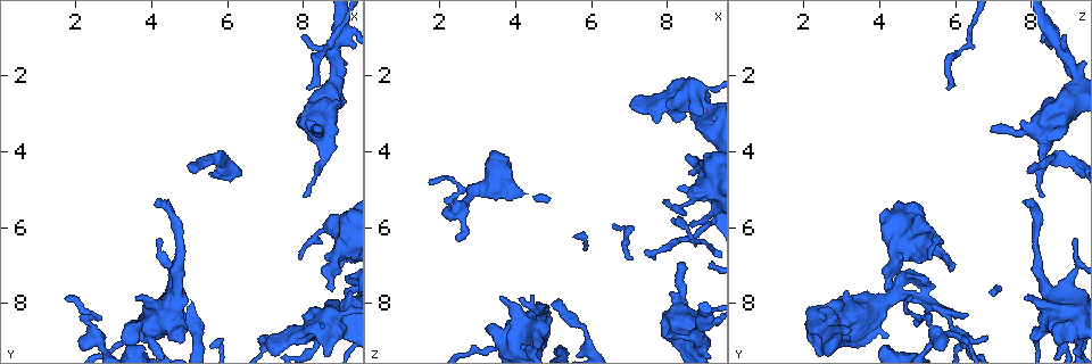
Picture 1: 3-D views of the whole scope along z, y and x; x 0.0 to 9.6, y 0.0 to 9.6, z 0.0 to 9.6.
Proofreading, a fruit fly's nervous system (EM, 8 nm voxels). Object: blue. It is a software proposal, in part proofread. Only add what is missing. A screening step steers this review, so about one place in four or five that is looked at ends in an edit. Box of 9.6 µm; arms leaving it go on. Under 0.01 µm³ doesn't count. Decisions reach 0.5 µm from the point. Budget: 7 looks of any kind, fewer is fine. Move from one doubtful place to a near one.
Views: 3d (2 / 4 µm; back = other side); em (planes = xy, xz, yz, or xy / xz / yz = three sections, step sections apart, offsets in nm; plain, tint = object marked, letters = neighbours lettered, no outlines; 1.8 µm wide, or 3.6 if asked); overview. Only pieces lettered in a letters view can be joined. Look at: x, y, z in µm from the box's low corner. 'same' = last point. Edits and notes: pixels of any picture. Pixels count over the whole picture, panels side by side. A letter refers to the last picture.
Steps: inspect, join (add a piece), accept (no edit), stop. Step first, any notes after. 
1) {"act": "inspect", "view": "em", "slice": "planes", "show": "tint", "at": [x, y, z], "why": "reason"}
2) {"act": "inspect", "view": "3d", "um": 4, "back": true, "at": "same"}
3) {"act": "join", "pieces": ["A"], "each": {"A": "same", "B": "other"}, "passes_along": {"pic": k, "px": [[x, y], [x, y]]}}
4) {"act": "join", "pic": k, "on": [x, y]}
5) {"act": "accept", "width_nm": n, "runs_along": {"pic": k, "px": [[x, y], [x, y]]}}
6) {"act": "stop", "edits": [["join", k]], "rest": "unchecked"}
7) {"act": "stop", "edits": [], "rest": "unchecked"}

{"act": "inspect", "view": "em", "slice": "planes", "show": "letters", "at": [8.40, 3.50, 7.70], "why": "thick turns thin"}

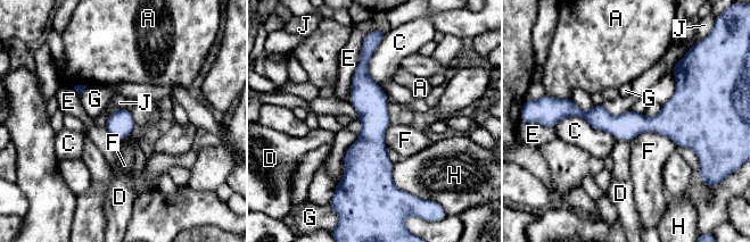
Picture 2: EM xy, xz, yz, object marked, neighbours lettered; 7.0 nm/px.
{"act": "accept", "each": {"A": "other", "C": "other", "D": "other", "E": "other", "F": "other", "G": "other", "H": "other", "J": "other"}, "found": "no lettered piece goes on from it"}

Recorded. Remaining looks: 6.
{"act": "inspect", "view": "em", "slice": "planes", "show": "plain", "at": [5.10, 4.55, 7.90], "why": "long arm stops here"}

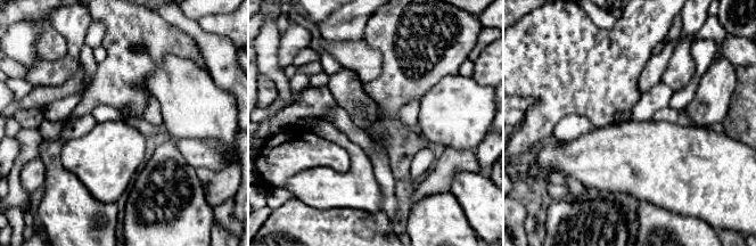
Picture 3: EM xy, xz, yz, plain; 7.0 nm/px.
{"act": "inspect", "view": "em", "slice": "planes", "show": "letters", "at": "same"}

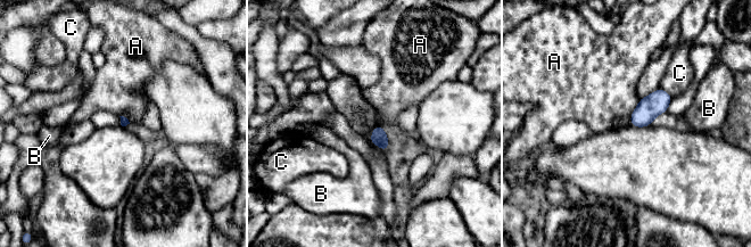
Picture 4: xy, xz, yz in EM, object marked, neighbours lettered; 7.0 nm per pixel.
{"act": "accept", "each": {"A": "other", "B": "other", "C": "other"}, "border": {"pic": 4, "px": [[640, 99], [629, 116]]}, "found": "none of them fits"}

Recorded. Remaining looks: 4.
{"act": "inspect", "view": "em", "slice": "xy", "step": 16, "show": "letters", "at": [8.80, 7.60, 4.30], "why": "an open end"}

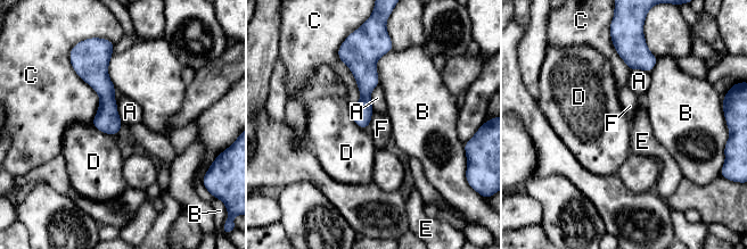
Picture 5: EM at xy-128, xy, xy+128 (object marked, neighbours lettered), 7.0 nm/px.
{"act": "accept", "width_nm": 150, "each": {"A": "other", "B": "other", "C": "other", "D": "other", "E": "other", "F": "other"}, "runs_along": {"pic": 5, "px": [[106, 60], [103, 85], [113, 132]]}, "found": "none of them fits"}

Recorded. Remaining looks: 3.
{"act": "stop", "edits": [], "rest": "unchecked"}

